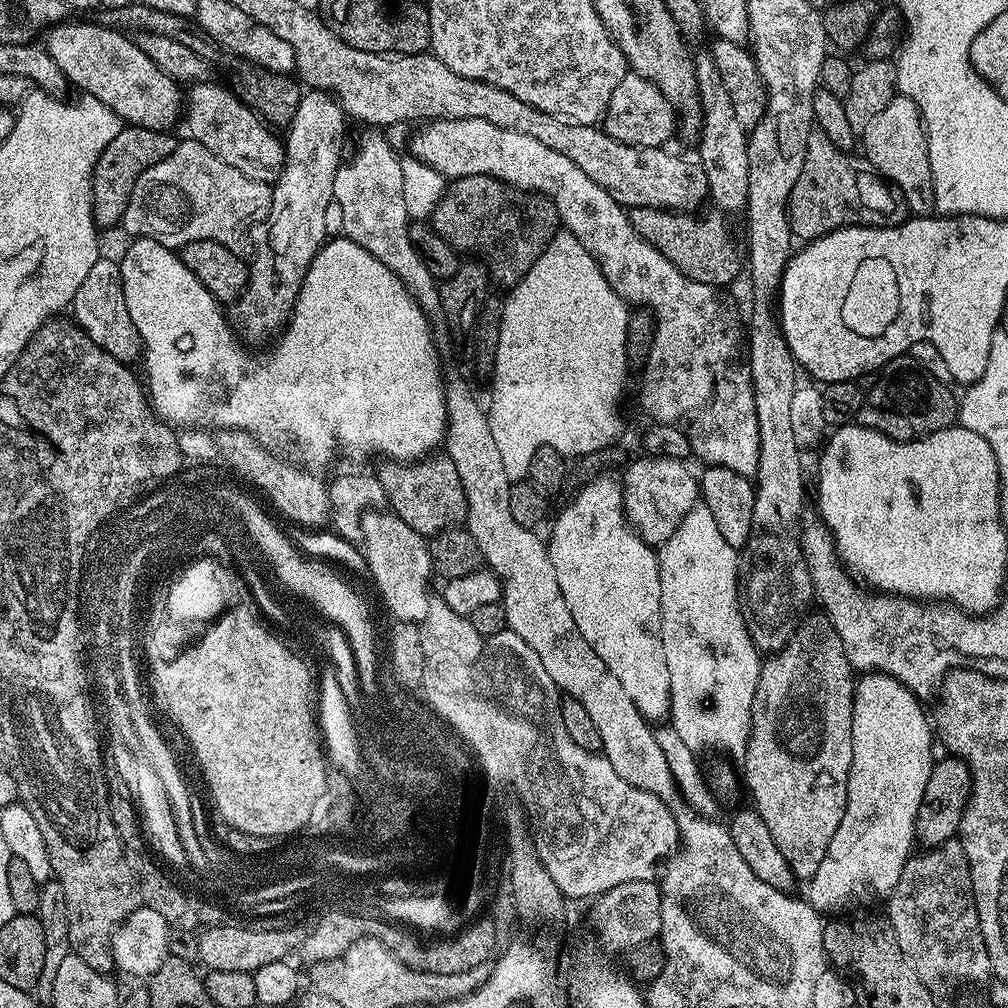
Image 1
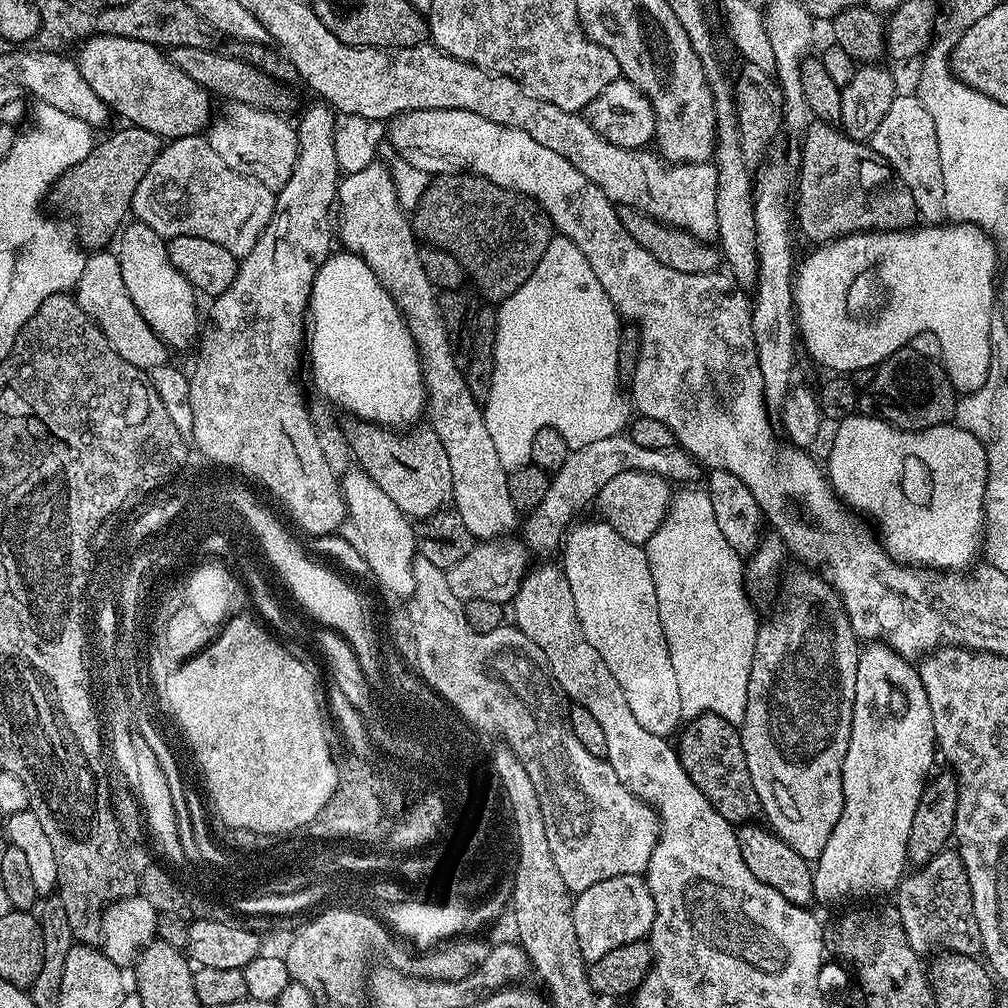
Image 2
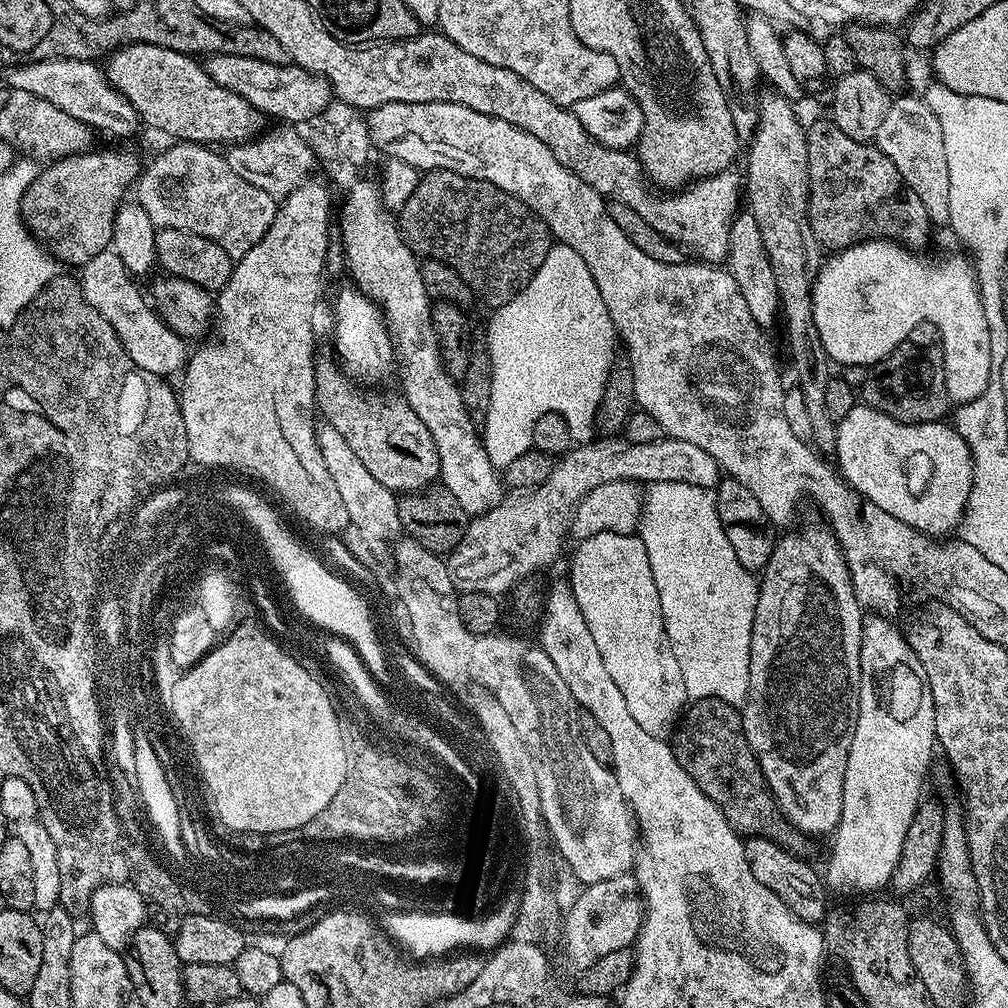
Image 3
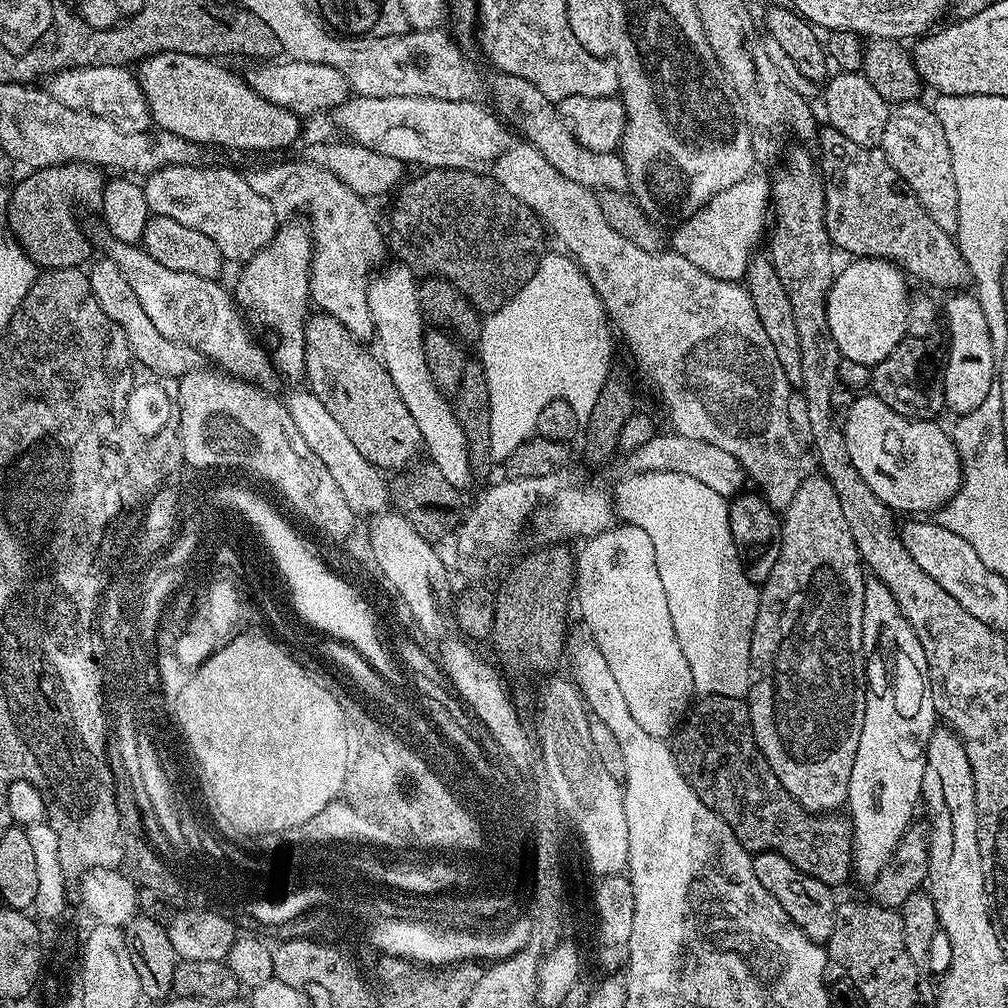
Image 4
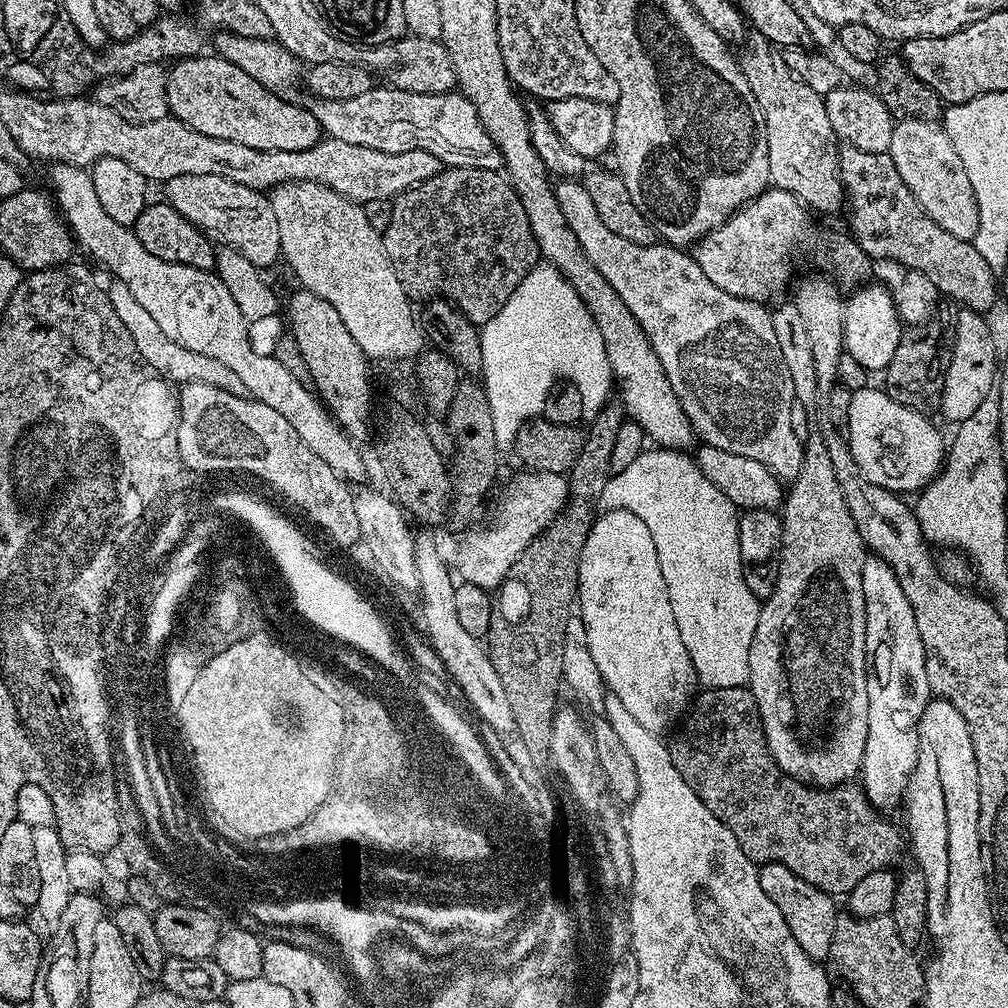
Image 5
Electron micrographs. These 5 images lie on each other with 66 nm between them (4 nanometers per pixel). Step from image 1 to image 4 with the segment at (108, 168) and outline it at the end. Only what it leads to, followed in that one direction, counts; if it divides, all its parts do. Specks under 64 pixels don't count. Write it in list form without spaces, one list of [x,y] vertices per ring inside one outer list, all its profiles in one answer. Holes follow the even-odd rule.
[[[55,164],[49,168],[38,168],[29,171],[27,175],[28,177],[26,177],[16,189],[11,189],[8,197],[8,231],[10,235],[12,235],[12,237],[19,242],[20,249],[35,262],[37,269],[47,270],[50,268],[78,268],[87,265],[89,261],[93,259],[92,252],[94,253],[94,244],[90,239],[89,233],[87,231],[83,232],[83,230],[80,229],[79,222],[76,221],[76,212],[72,209],[72,196],[81,196],[84,200],[90,199],[91,196],[99,197],[101,193],[103,193],[106,183],[105,173],[101,171],[101,169],[97,168],[95,164]]]

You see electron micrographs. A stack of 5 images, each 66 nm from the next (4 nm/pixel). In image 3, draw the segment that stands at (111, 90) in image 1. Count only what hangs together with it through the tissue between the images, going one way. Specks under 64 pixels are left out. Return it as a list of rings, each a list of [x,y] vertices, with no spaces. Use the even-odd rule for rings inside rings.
[[[129,44],[116,49],[107,57],[106,75],[108,80],[124,97],[134,106],[141,121],[160,132],[165,132],[176,142],[189,144],[202,144],[205,146],[230,146],[234,143],[243,143],[253,139],[260,131],[265,129],[266,117],[258,111],[246,98],[234,94],[232,90],[226,90],[224,86],[218,86],[209,74],[187,51],[166,50],[163,44]]]

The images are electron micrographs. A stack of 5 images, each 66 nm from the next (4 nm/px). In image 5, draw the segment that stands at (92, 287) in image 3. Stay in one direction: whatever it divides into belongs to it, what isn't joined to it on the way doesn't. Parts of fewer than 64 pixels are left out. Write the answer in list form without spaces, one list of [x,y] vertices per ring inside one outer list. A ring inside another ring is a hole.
[[[113,279],[111,283],[112,285],[107,285],[106,291],[110,298],[110,306],[114,306],[114,314],[118,314],[122,326],[130,330],[130,338],[134,338],[134,346],[138,346],[138,354],[142,354],[144,361],[154,366],[154,370],[158,370],[163,380],[176,386],[202,382],[218,386],[218,390],[226,390],[235,396],[245,395],[242,378],[238,378],[234,370],[228,369],[225,364],[217,362],[214,358],[206,358],[206,354],[198,354],[198,350],[186,350],[186,346],[178,346],[178,342],[166,338],[166,334],[162,334],[162,326],[154,322],[154,317],[138,303],[138,298],[134,298],[133,292],[120,280]]]

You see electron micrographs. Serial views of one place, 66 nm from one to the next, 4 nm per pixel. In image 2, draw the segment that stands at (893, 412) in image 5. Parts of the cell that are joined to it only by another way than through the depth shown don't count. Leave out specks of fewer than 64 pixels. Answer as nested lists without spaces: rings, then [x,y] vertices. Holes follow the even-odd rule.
[[[850,415],[835,425],[826,475],[837,496],[849,509],[857,508],[852,510],[865,512],[869,521],[880,523],[879,535],[884,550],[893,561],[924,570],[964,570],[976,552],[978,556],[981,551],[986,527],[984,495],[988,467],[982,442],[952,422],[924,428],[920,432],[905,432],[903,428],[880,419],[879,415],[860,415]]]

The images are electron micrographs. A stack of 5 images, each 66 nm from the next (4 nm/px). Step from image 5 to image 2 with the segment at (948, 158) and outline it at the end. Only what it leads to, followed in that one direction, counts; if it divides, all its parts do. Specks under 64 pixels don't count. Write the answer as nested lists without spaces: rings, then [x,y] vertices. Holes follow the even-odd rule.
[[[896,95],[894,102],[890,102],[890,110],[886,110],[886,118],[882,118],[882,122],[878,122],[878,130],[874,130],[870,147],[884,159],[884,163],[892,167],[897,178],[908,187],[914,198],[917,217],[928,224],[941,223],[945,219],[945,214],[938,142],[930,110],[922,106],[919,95]]]

